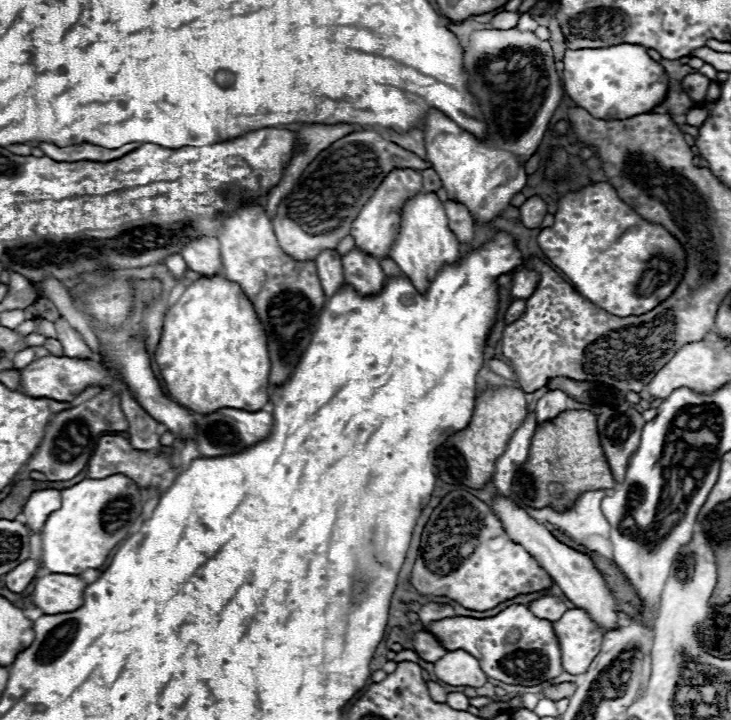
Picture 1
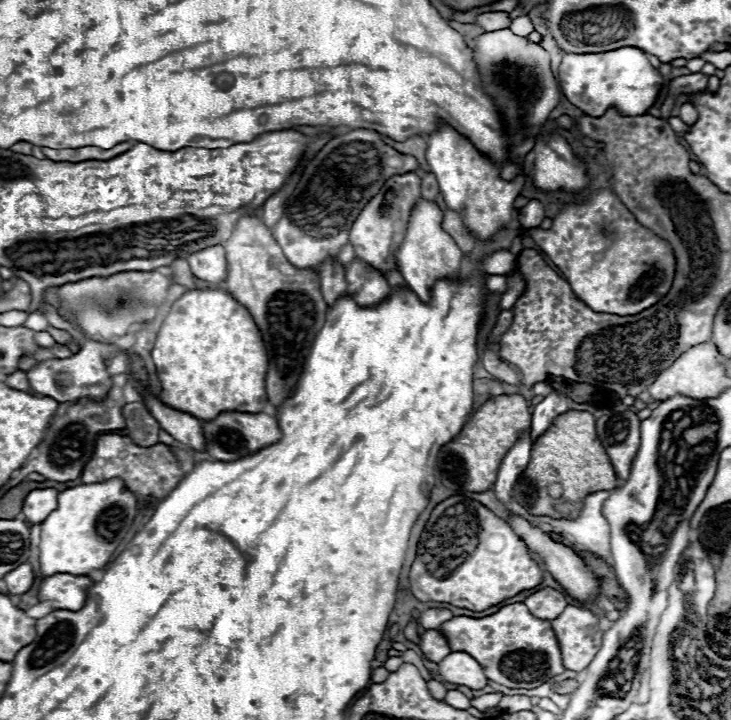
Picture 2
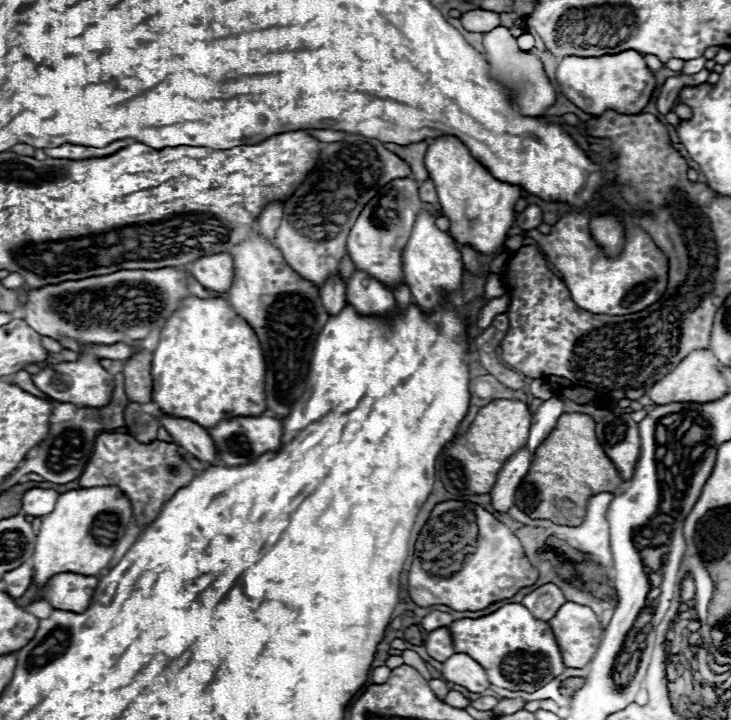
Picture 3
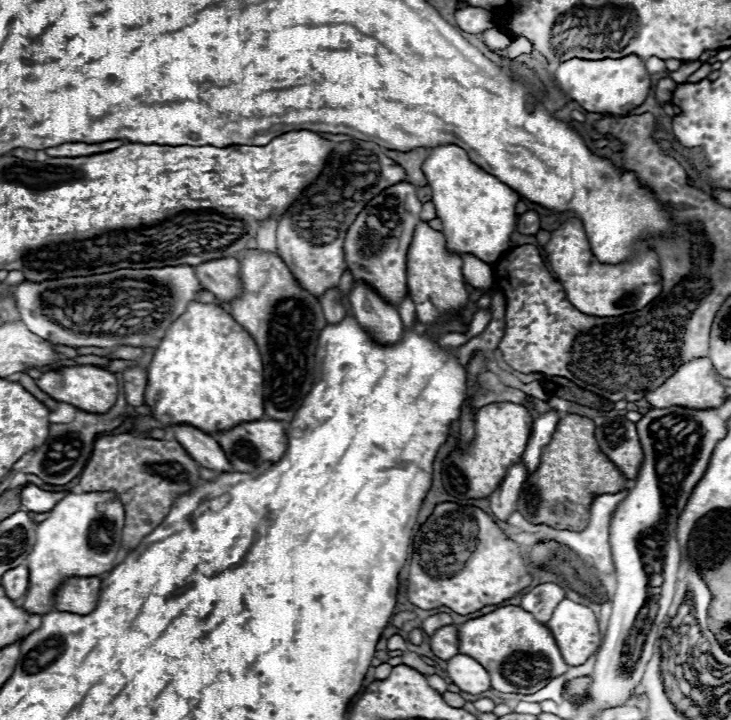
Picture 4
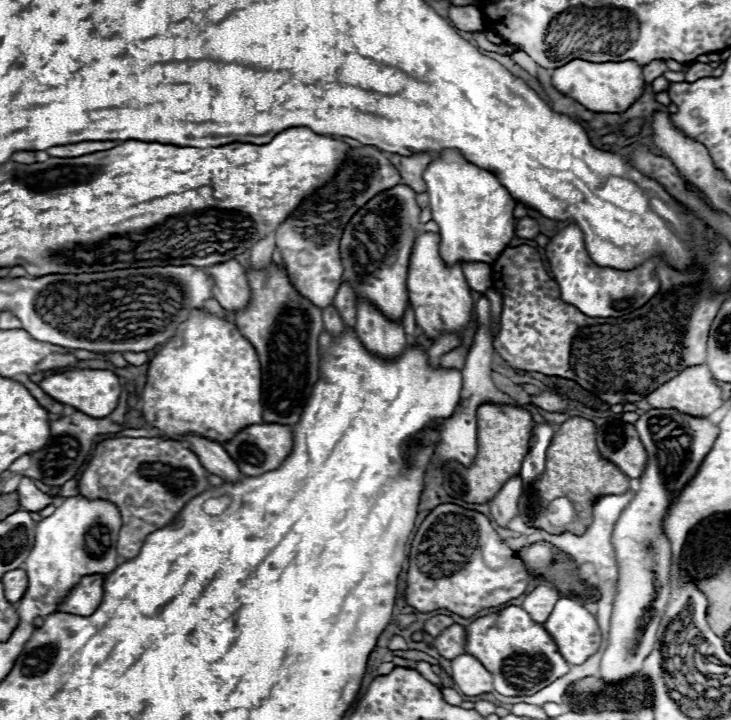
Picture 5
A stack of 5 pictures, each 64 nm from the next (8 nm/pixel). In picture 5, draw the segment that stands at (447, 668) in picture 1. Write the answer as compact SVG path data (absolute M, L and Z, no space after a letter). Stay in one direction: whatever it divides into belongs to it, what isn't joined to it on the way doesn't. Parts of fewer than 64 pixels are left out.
M460 654L450 662L452 662L450 676L462 694L480 696L494 692L492 674L482 666L478 658L474 658L472 654Z

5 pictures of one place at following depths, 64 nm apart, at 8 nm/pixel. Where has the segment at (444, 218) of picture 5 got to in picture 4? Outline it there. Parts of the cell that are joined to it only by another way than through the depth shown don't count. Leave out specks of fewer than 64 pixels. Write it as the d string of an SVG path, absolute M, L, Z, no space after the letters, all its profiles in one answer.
M436 146L424 162L424 176L432 188L436 218L442 220L446 250L452 254L472 254L482 262L496 262L508 250L516 226L514 206L520 196L492 174L476 166L460 146Z

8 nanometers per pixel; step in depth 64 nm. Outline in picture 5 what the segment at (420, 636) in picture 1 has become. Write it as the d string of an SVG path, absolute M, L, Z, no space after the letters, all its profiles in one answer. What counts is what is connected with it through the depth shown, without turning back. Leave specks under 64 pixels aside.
M452 624L440 636L434 638L432 646L440 652L440 656L444 656L448 660L460 656L466 646L466 628L460 624Z

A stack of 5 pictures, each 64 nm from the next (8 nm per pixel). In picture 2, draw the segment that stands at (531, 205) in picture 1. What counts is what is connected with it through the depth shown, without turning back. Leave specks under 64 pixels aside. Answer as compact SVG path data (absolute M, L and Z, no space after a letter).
M530 200L518 210L518 222L522 228L536 228L544 220L544 206L538 200Z

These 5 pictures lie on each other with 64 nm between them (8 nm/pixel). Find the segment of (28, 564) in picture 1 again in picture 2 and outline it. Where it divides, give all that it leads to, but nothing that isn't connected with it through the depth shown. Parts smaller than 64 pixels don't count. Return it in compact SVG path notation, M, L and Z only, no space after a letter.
M30 562L20 564L16 570L12 570L12 572L8 572L4 576L4 582L6 582L10 594L24 594L24 592L28 592L32 582L34 582L34 568L32 568L32 564Z

